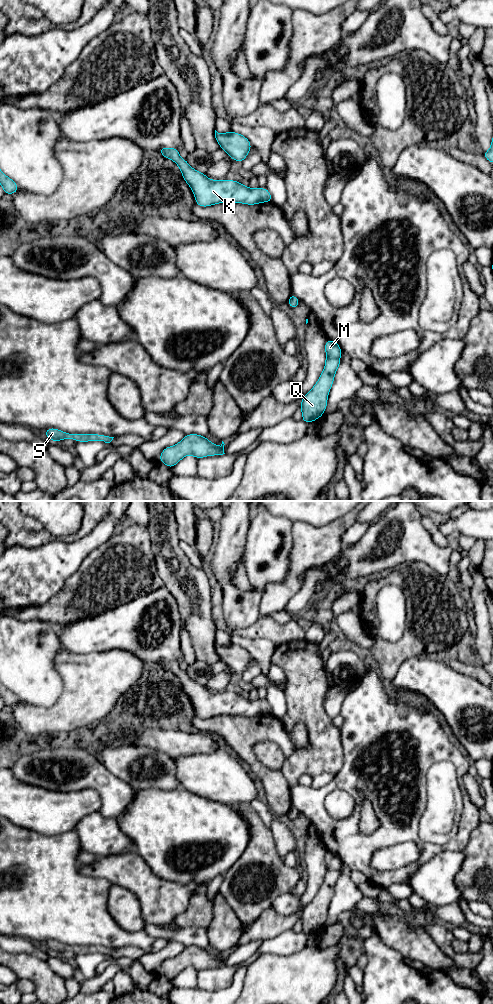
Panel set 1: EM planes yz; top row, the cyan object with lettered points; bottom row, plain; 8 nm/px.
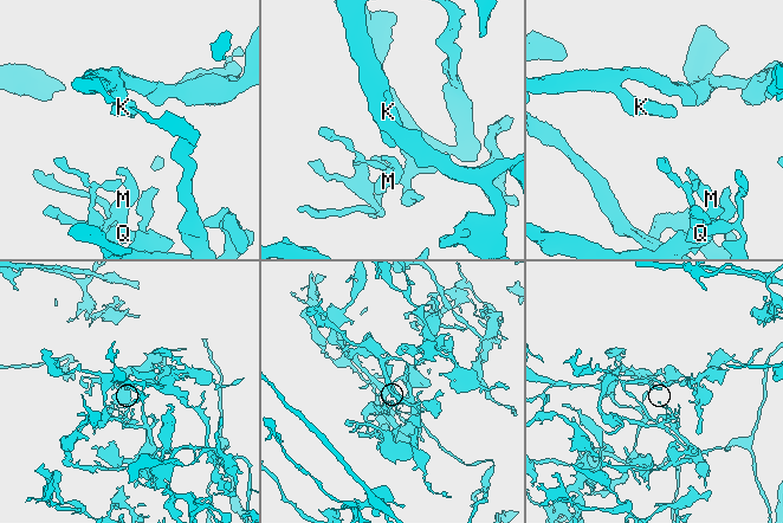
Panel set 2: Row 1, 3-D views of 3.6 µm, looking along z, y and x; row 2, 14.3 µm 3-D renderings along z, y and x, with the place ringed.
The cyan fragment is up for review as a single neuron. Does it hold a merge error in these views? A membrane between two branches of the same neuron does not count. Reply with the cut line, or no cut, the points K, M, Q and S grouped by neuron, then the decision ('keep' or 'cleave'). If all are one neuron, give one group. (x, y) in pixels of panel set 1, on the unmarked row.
yz (326, 867), (339, 871) | K Q S / M | cleave

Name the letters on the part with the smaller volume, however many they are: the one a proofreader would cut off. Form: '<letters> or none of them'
M

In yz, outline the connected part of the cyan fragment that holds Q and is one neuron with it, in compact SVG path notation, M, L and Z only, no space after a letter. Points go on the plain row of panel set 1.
M326 868L325 879L314 899L303 908L300 916L302 933L311 935L320 930L327 919L329 903L341 872Z

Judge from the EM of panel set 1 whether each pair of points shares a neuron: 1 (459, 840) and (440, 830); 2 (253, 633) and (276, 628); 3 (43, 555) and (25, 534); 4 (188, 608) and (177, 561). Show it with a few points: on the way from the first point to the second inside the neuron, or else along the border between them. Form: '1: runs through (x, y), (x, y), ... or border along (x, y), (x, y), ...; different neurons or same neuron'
1: border along (461, 813), (457, 831), (453, 835); different neurons
2: runs through (259, 630), (270, 628); same neuron
3: border along (59, 539), (37, 547), (14, 546); different neurons
4: runs through (188, 596), (188, 585), (177, 573); same neuron

